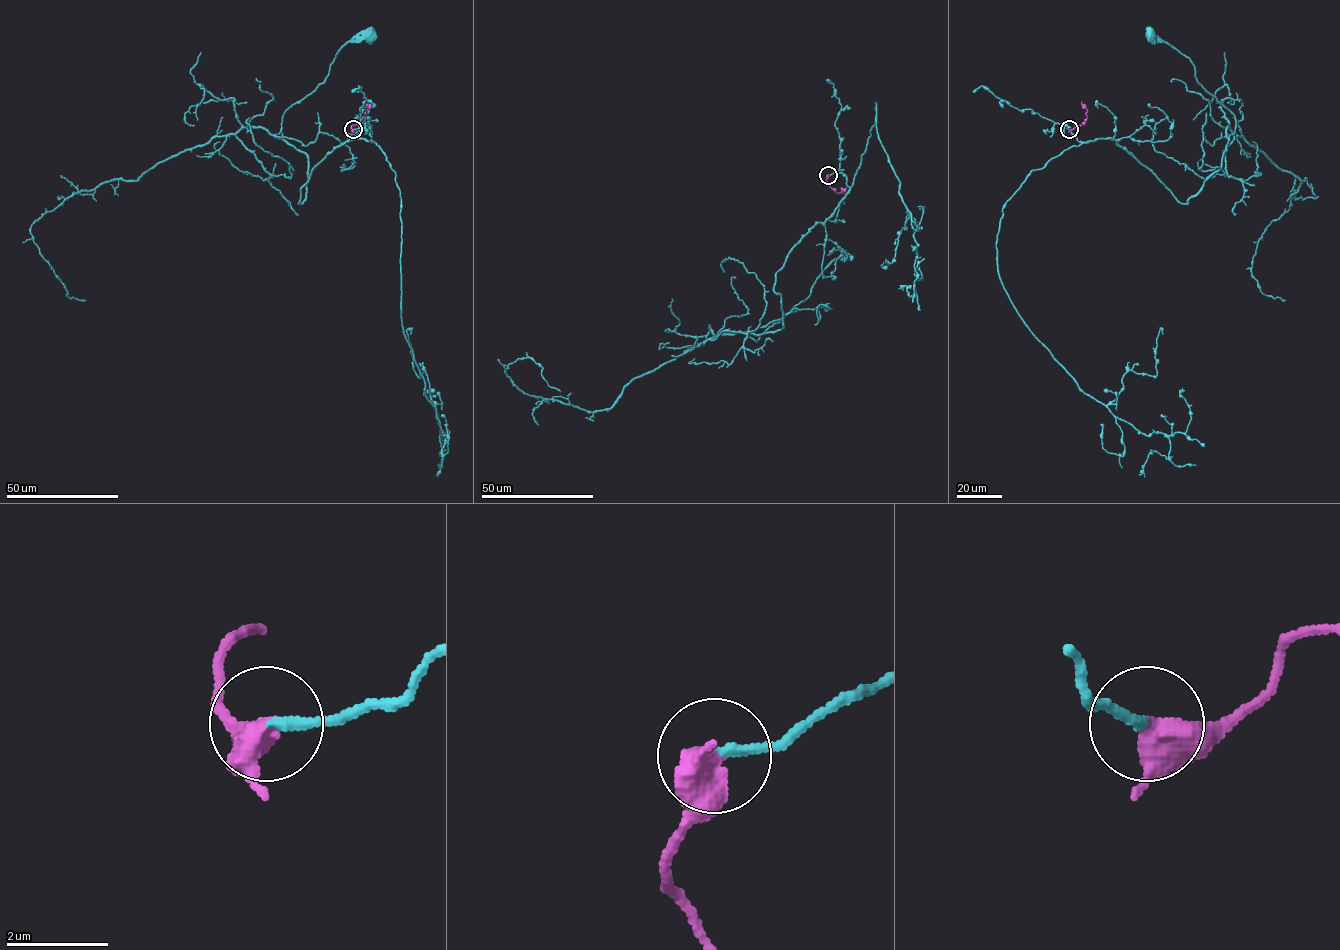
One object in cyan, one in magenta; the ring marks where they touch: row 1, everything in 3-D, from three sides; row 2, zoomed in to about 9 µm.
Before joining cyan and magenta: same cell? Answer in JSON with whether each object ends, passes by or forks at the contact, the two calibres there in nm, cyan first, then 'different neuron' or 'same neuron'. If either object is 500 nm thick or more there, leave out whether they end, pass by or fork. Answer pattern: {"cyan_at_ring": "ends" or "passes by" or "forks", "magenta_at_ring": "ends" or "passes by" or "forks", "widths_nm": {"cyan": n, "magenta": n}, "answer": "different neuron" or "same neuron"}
{"cyan_at_ring": "ends", "magenta_at_ring": "forks", "widths_nm": {"cyan": 190, "magenta": 360}, "answer": "same neuron"}

